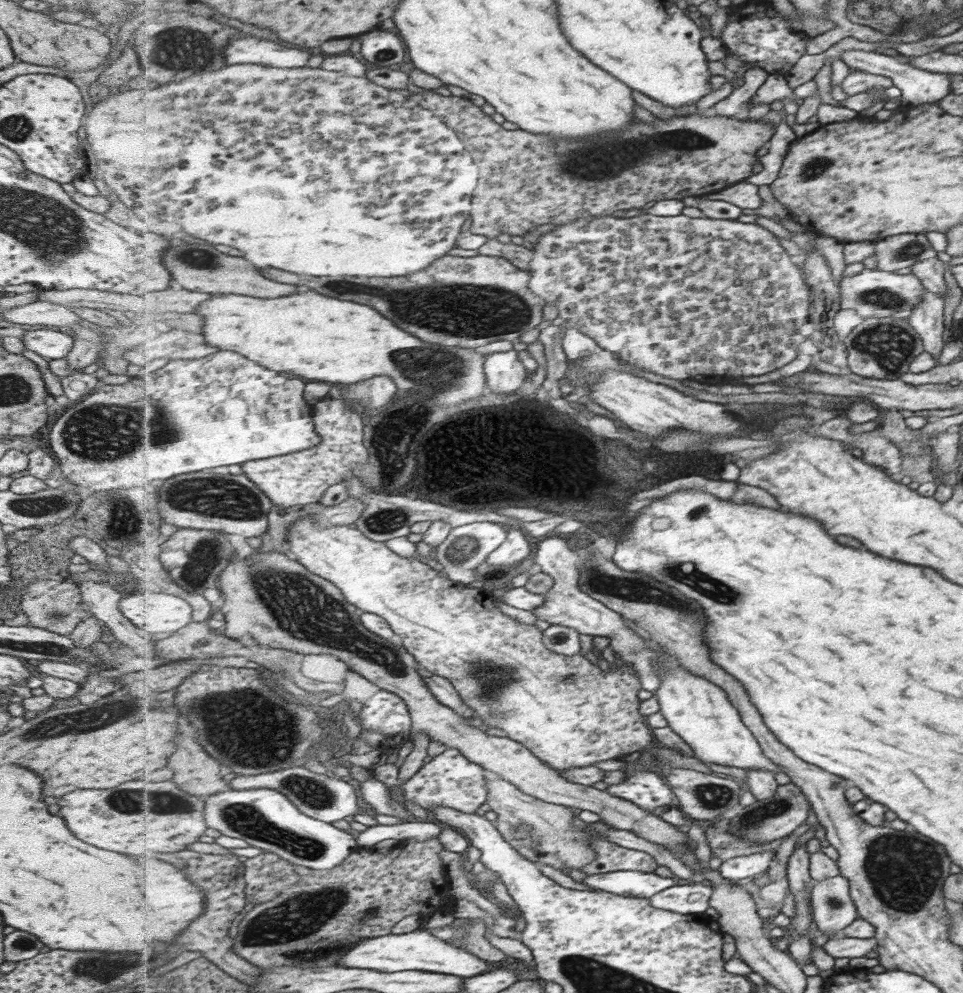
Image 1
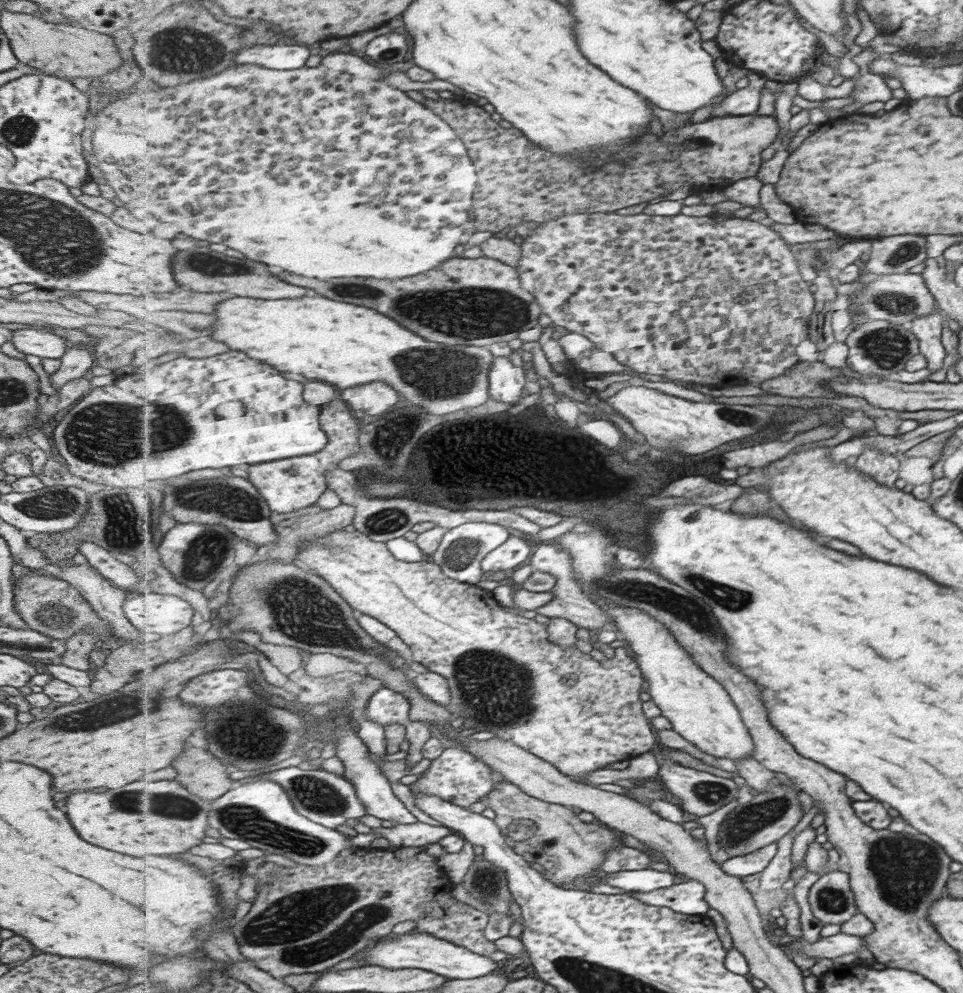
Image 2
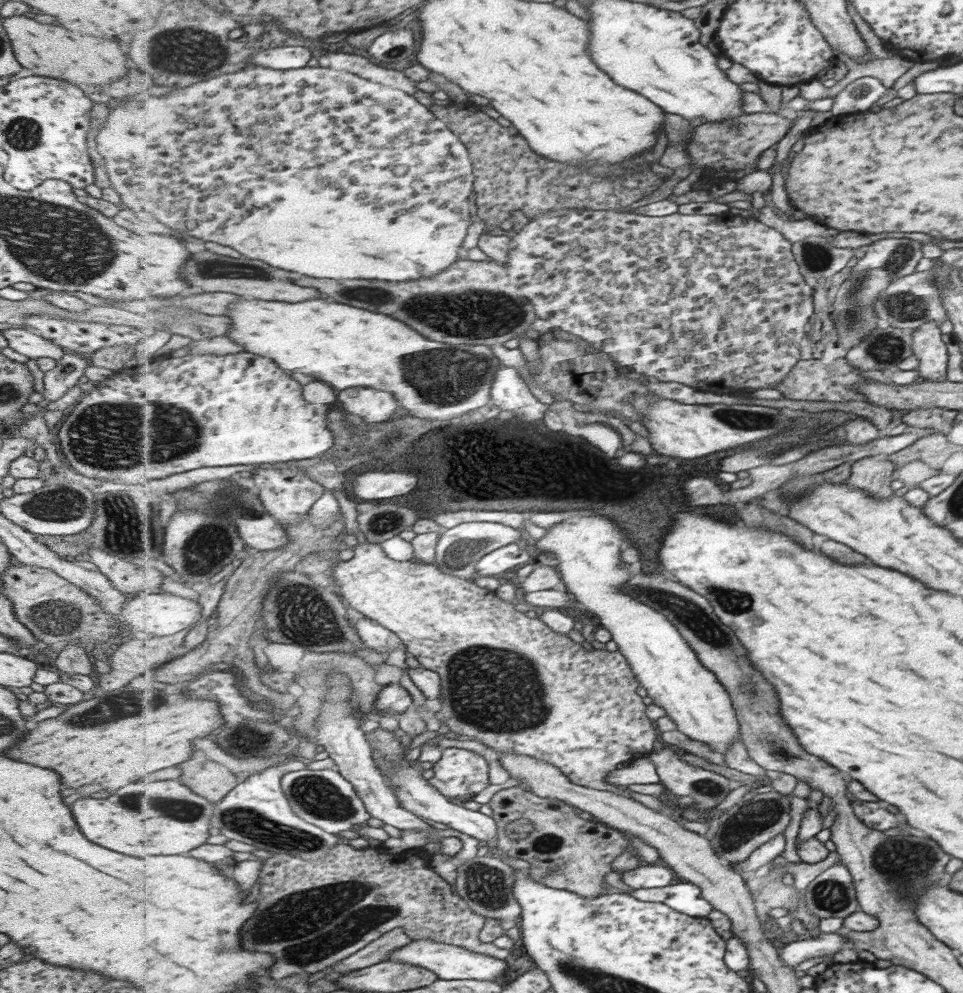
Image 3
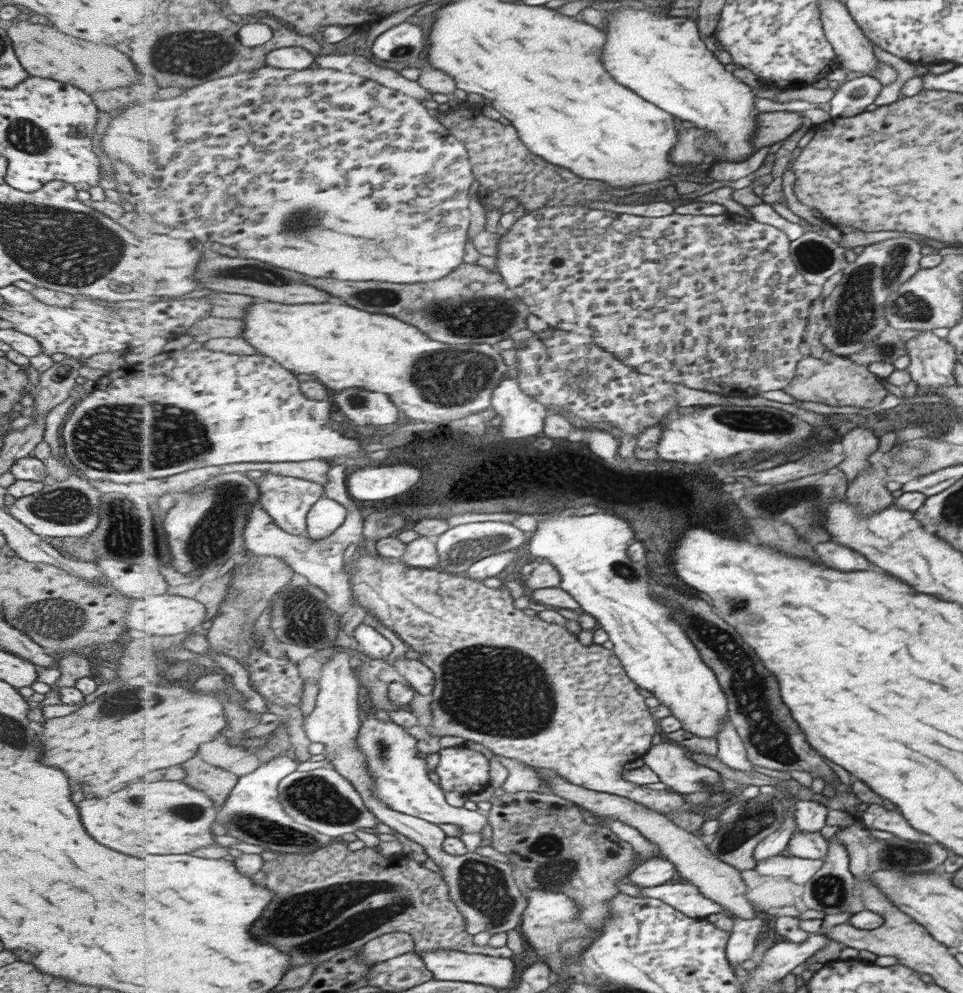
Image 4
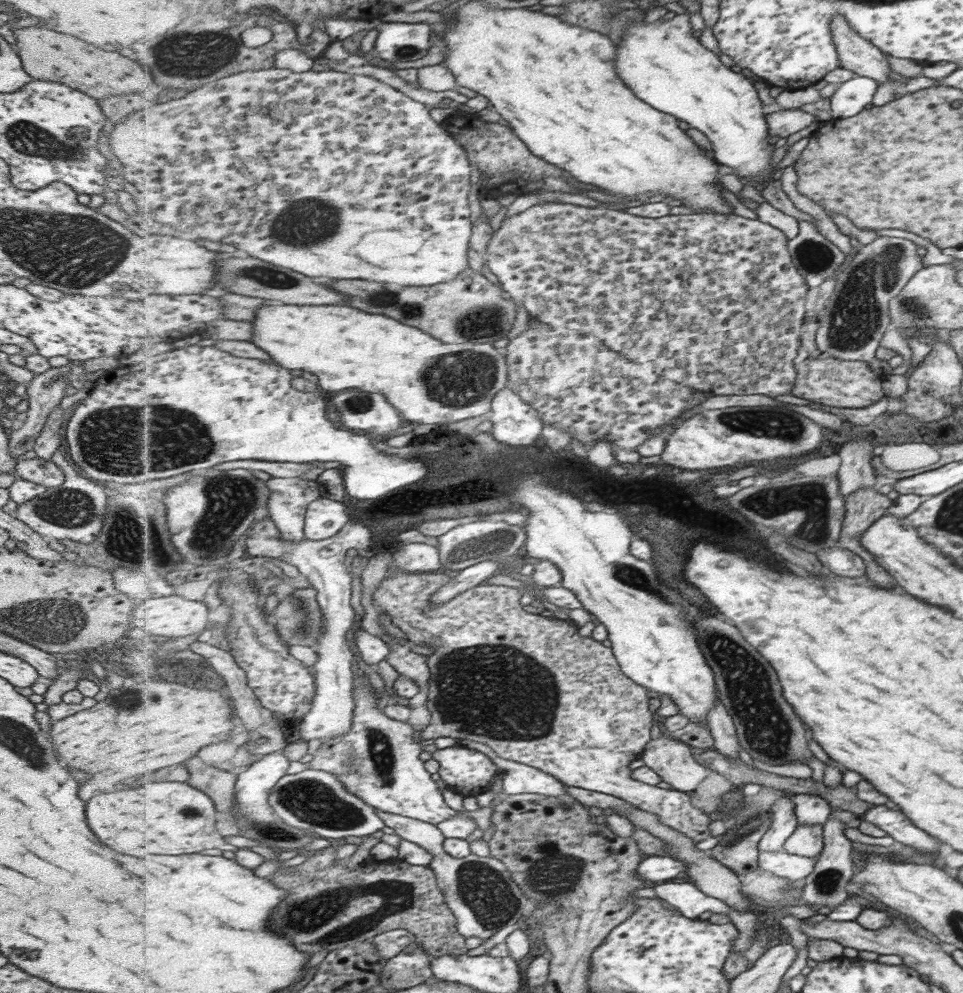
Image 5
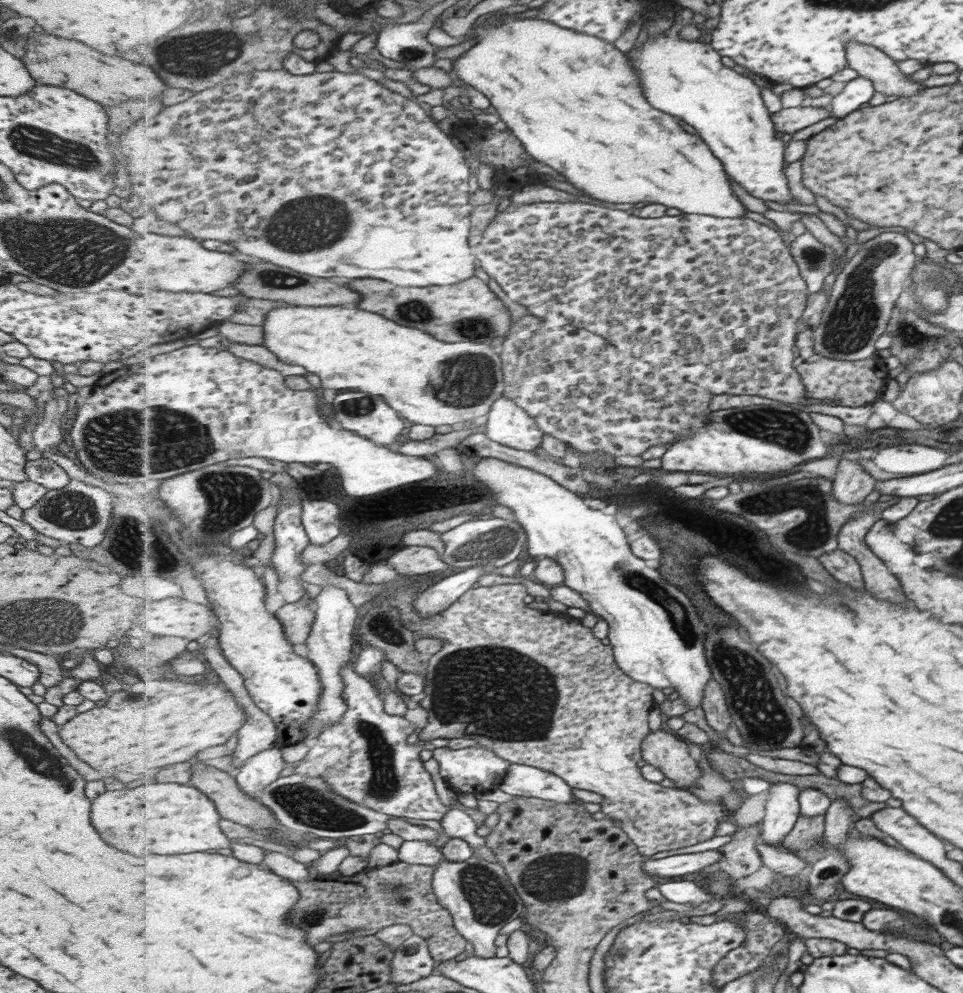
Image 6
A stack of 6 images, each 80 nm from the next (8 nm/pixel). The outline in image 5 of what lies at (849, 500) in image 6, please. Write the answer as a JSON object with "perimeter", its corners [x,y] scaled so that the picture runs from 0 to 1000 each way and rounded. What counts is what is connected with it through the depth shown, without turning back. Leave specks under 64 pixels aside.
{"perimeter":[[[888,441],[875,446],[869,456],[872,468],[867,475],[871,484],[871,495],[876,502],[887,493],[907,490],[909,475],[902,468],[906,461],[904,445]]]}

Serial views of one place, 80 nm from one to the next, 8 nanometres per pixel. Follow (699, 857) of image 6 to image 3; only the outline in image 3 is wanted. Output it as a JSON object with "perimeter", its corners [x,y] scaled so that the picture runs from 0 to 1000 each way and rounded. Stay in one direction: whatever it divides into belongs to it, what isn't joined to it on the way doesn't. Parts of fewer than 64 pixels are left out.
{"perimeter":[[[669,870],[659,876],[646,878],[645,886],[656,895],[688,894],[699,890],[701,877],[695,872]]]}

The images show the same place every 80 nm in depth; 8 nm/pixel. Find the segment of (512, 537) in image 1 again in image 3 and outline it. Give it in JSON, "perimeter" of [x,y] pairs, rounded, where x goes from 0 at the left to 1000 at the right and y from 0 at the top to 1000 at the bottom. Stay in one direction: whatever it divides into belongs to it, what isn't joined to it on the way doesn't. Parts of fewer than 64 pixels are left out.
{"perimeter":[[[536,546],[504,559],[494,568],[494,577],[499,581],[514,582],[514,578],[522,578],[535,570],[551,566],[551,558],[545,554],[540,546]]]}

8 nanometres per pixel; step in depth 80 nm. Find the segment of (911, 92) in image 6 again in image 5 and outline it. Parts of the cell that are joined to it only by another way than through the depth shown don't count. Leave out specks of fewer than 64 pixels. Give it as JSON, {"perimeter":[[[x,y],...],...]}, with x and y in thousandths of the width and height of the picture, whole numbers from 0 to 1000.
{"perimeter":[[[869,13],[861,30],[865,34],[865,43],[872,52],[873,68],[884,72],[890,77],[906,79],[912,86],[922,81],[922,63],[917,53],[907,44],[888,34],[874,14]]]}

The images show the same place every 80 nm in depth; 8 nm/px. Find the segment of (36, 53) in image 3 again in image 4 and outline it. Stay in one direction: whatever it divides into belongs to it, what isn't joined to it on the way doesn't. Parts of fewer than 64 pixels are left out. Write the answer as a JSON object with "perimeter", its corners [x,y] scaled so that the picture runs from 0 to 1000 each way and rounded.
{"perimeter":[[[26,20],[11,21],[6,28],[6,36],[11,42],[21,66],[32,78],[50,79],[59,83],[72,83],[84,91],[115,91],[121,87],[132,87],[134,81],[142,81],[140,68],[130,54],[119,50],[118,46],[97,44],[88,39],[73,36],[71,32],[63,34],[53,26],[30,24]]]}

